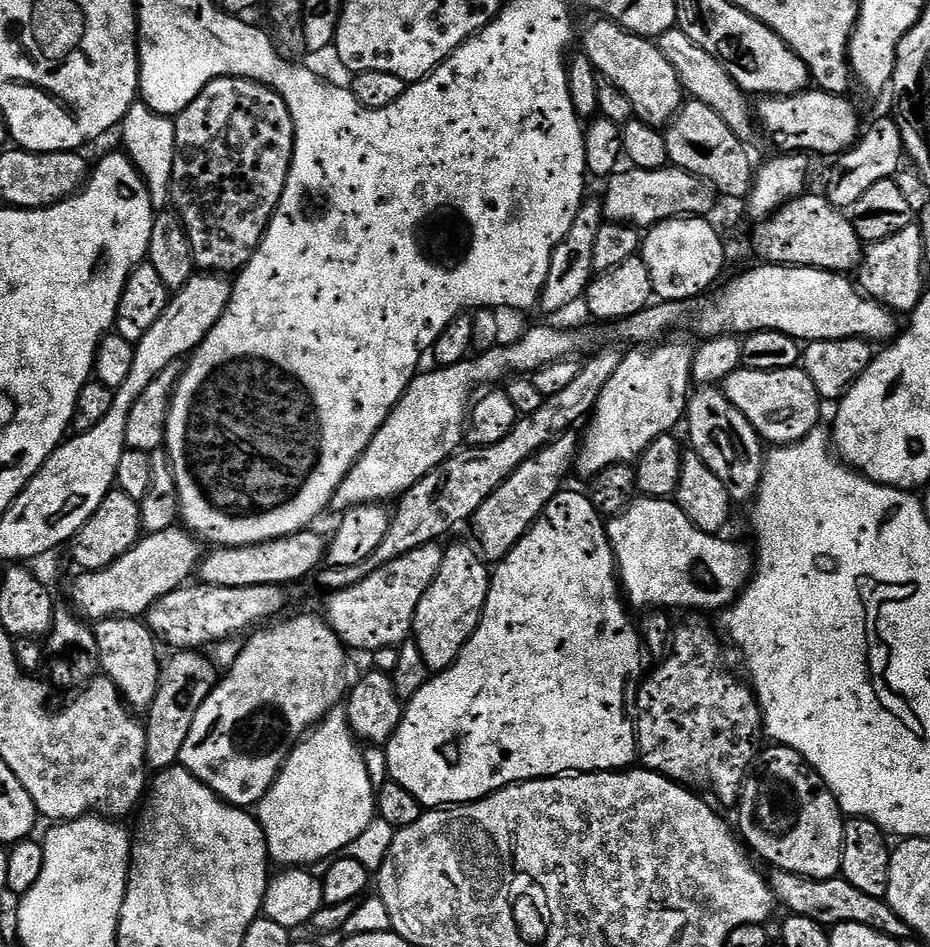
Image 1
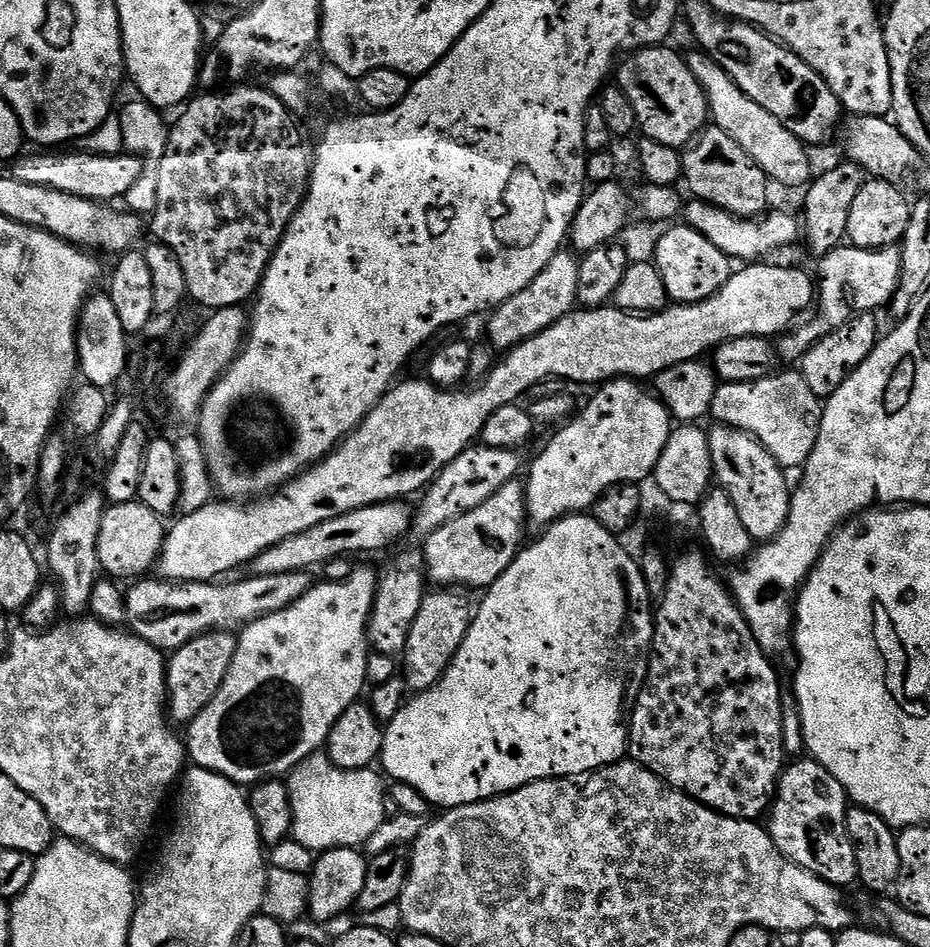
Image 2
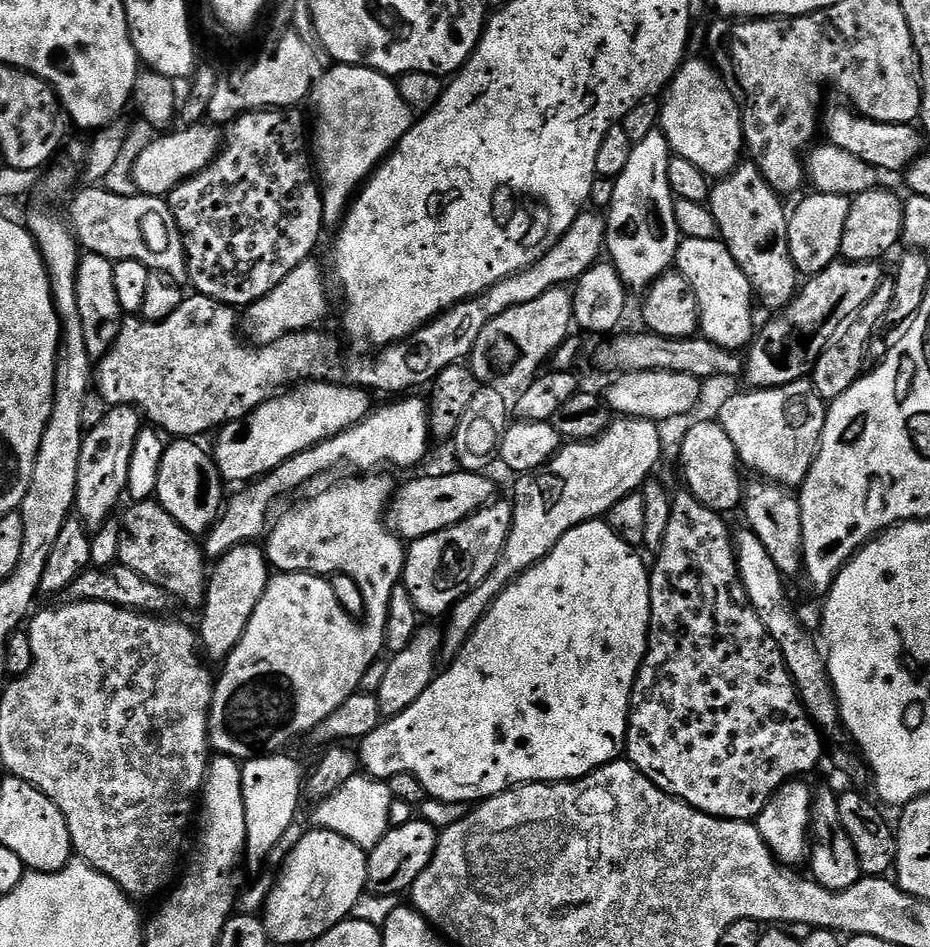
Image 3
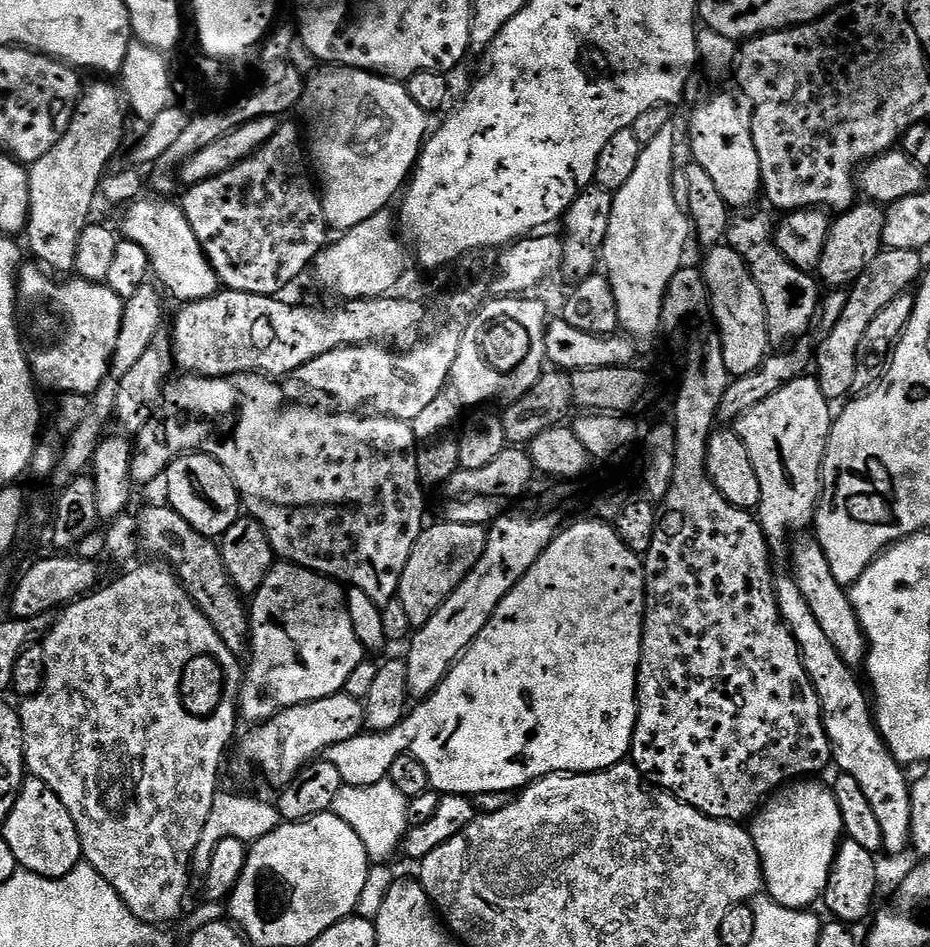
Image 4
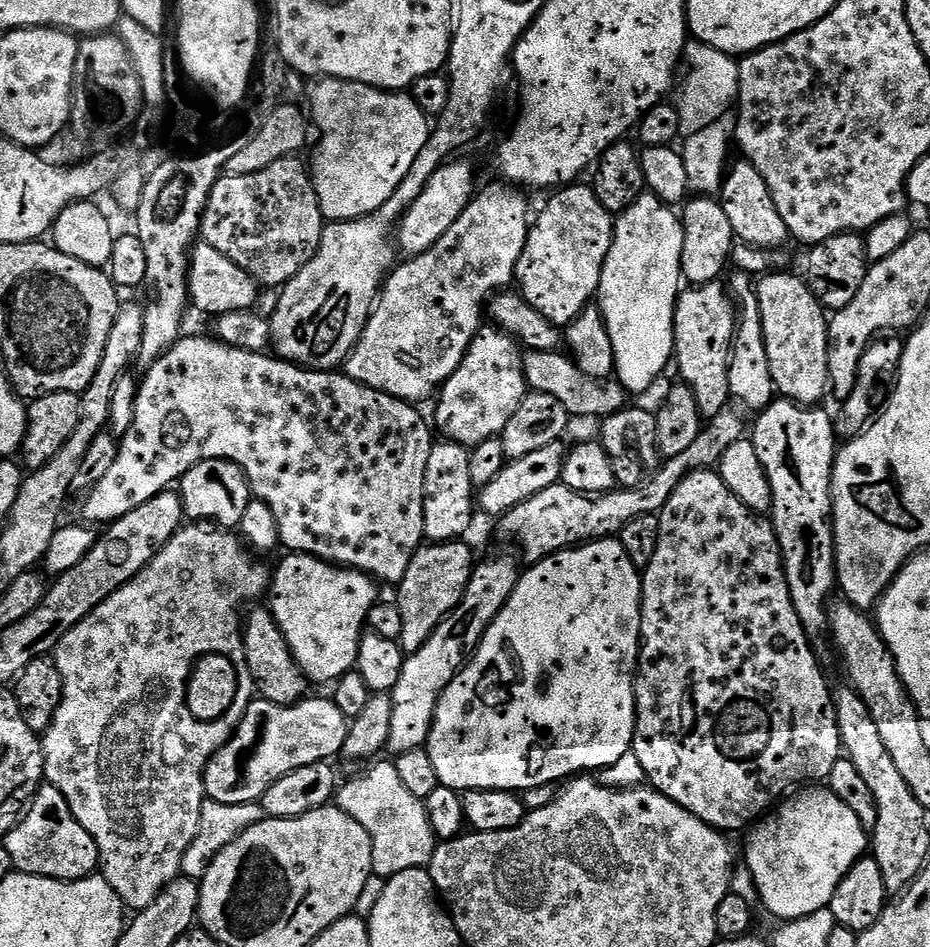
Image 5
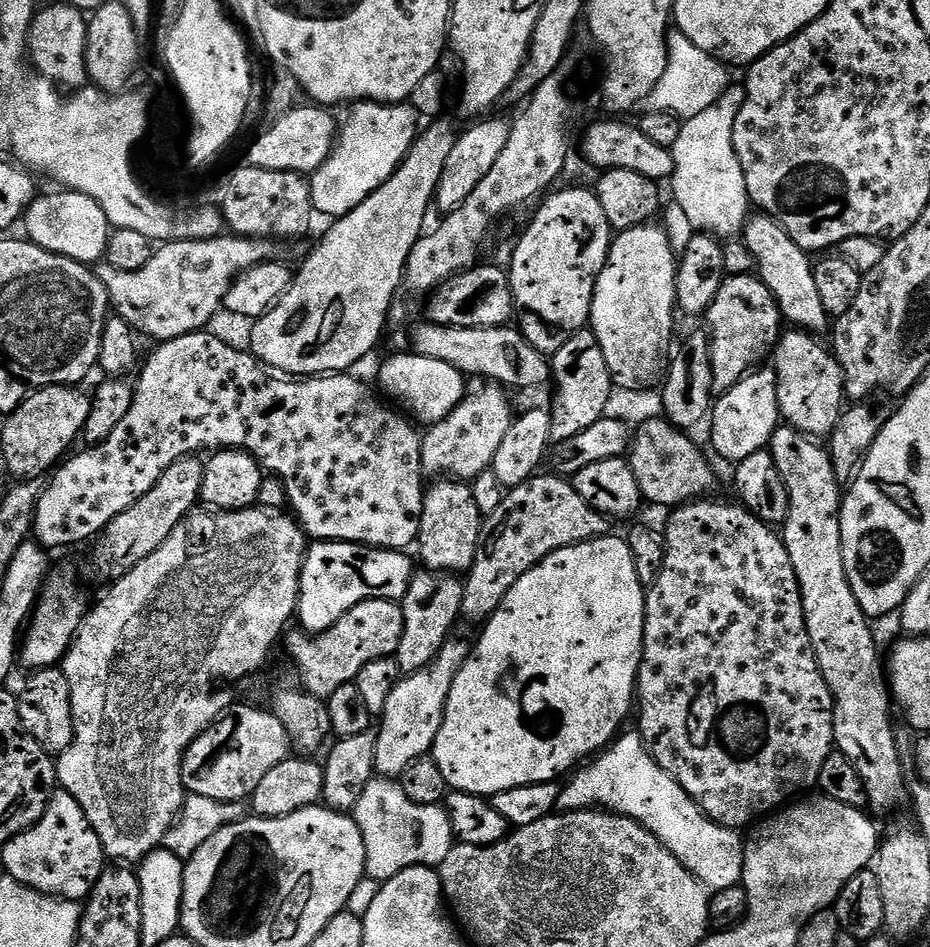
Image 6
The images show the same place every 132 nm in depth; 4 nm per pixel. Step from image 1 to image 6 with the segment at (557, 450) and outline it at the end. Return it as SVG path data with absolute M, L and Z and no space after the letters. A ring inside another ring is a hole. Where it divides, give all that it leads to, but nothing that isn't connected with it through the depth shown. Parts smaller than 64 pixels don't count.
M420 570L413 575L410 586L406 590L402 607L404 609L404 625L402 626L402 642L398 642L398 650L394 659L398 662L401 673L422 670L442 650L442 646L453 635L452 627L461 619L460 607L464 593L464 580L452 574L441 574Z

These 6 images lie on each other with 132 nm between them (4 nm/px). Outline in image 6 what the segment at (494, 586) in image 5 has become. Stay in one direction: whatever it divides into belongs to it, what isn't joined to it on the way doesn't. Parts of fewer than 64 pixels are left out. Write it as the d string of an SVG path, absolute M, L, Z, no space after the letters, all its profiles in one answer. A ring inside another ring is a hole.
M448 639L436 657L422 666L422 670L407 673L398 682L398 686L394 686L386 702L384 715L379 717L376 732L376 770L381 777L398 778L415 760L421 760L431 753L444 721L450 686L454 686L454 678L470 655L470 644L456 639Z

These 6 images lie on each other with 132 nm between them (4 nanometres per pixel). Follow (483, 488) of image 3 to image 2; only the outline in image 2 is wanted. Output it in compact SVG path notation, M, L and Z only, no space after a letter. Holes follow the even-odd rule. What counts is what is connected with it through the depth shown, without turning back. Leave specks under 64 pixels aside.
M403 499L387 500L381 504L362 506L362 510L350 510L350 514L342 514L338 518L330 518L330 522L322 522L294 538L286 538L258 554L250 565L251 571L257 576L303 572L312 570L315 564L323 566L332 560L355 557L355 552L380 552L411 533L414 508L408 504L411 503Z

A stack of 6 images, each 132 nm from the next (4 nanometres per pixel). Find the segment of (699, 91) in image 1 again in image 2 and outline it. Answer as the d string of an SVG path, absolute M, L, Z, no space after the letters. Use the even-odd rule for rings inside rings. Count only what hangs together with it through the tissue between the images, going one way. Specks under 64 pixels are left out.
M695 51L687 53L686 59L708 99L711 123L730 134L730 138L734 138L734 142L738 142L738 146L742 146L742 150L746 150L746 154L754 158L754 162L766 173L769 181L776 183L777 180L784 188L803 189L814 176L812 164L804 153L807 152L805 144L797 136L790 134L790 130L786 130L786 126L782 126L782 122L778 122L774 114L762 110L758 102L744 96L734 78L730 78L730 74L726 74L726 70L722 70L722 66L709 53Z

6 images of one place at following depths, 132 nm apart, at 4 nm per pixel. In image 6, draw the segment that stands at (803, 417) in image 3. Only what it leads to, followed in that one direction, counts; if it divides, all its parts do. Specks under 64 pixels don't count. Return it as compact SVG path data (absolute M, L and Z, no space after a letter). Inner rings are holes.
M781 426L772 435L770 451L786 482L786 494L790 498L788 517L782 525L782 539L794 562L794 574L802 594L804 621L810 634L812 649L826 686L832 692L832 725L835 751L846 754L854 762L854 770L862 778L868 795L868 808L873 813L888 812L891 808L905 807L910 796L910 784L904 781L904 764L900 761L900 746L896 742L896 732L892 729L892 712L890 707L890 689L886 683L886 672L882 667L882 656L876 653L876 640L872 637L870 617L858 606L854 590L846 578L846 566L842 558L842 530L840 529L840 506L842 503L842 484L834 474L832 460L827 447L820 448L815 439L805 436L797 428Z

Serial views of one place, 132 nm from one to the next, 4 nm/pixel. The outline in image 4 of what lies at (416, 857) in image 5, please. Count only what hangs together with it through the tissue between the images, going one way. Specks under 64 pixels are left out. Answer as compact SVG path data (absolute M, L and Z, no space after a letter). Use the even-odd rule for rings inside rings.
M385 778L379 780L374 786L362 786L361 788L345 786L341 788L338 798L334 798L331 811L335 812L338 818L342 818L342 822L346 822L346 826L350 826L354 830L354 834L358 834L358 838L362 838L362 846L366 846L369 861L388 862L403 845L404 834L409 829L408 802L408 799L402 794L398 794L398 790L394 790L392 783Z

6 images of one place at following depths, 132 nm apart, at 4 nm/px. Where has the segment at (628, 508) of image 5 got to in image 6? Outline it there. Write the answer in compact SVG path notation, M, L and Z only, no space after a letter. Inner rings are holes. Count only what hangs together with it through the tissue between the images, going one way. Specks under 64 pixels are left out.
M537 474L522 486L509 488L503 493L501 502L489 516L483 517L480 526L480 541L474 558L474 566L466 573L464 593L460 615L477 626L483 625L498 610L502 598L535 564L542 563L552 552L568 548L571 544L583 544L585 540L596 540L599 536L609 535L613 531L613 521L601 512L595 512L578 494L575 483L571 479L551 474Z

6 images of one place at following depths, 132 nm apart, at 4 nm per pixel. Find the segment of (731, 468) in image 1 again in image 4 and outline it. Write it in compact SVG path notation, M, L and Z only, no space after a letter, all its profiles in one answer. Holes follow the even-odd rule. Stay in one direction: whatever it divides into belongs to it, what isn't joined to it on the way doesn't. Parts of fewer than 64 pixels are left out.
M800 534L791 541L790 557L792 556L791 575L796 581L798 590L802 590L806 597L806 603L810 606L814 619L818 621L818 626L826 633L826 638L830 638L834 650L852 669L856 670L865 663L868 655L868 640L864 637L862 626L858 622L858 614L852 605L851 595L846 591L845 585L834 578L830 571L830 562L826 562L826 554L822 546L816 541L815 535Z

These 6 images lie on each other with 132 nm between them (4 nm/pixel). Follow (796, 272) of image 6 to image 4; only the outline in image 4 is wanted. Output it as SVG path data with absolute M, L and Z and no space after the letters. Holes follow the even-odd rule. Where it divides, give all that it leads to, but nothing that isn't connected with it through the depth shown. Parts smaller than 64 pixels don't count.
M720 92L717 96L702 101L693 110L692 121L688 124L688 144L692 147L691 159L702 166L706 174L710 174L714 186L718 186L718 194L722 194L729 209L748 210L753 207L751 204L756 199L761 199L762 170L758 162L758 150L754 147L749 117L743 107L740 109L736 105L737 97L733 96Z

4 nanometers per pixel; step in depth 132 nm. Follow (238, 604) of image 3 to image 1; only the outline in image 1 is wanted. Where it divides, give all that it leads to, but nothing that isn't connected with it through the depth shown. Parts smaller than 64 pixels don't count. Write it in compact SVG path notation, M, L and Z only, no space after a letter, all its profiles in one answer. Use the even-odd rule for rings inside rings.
M180 650L172 654L169 660L167 657L166 663L161 667L158 694L154 694L154 702L147 709L146 719L143 721L146 765L149 769L171 768L179 761L182 746L190 735L190 726L194 726L198 706L206 702L218 683L217 665L209 657L208 661L204 654L200 650Z

